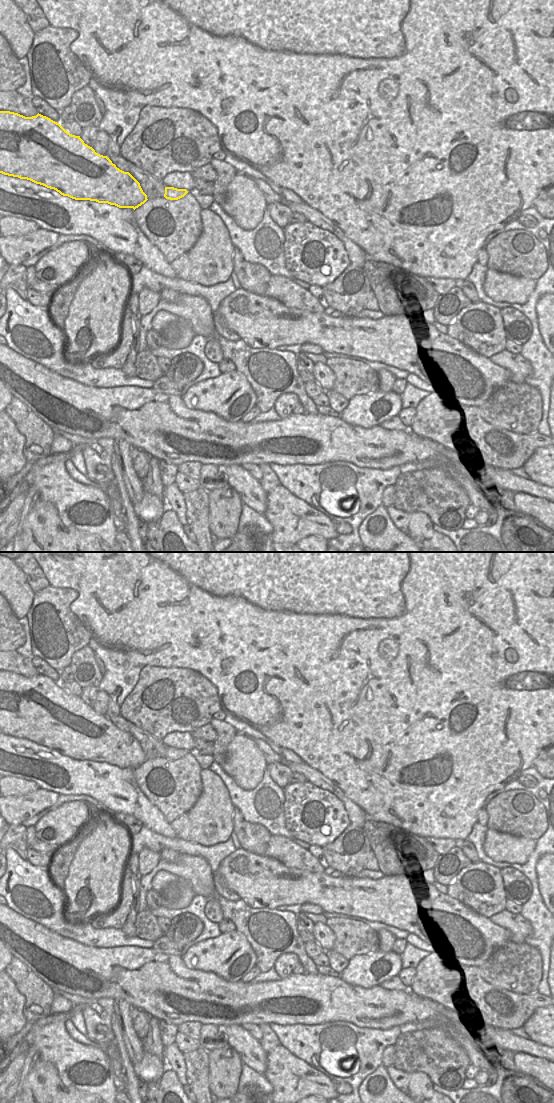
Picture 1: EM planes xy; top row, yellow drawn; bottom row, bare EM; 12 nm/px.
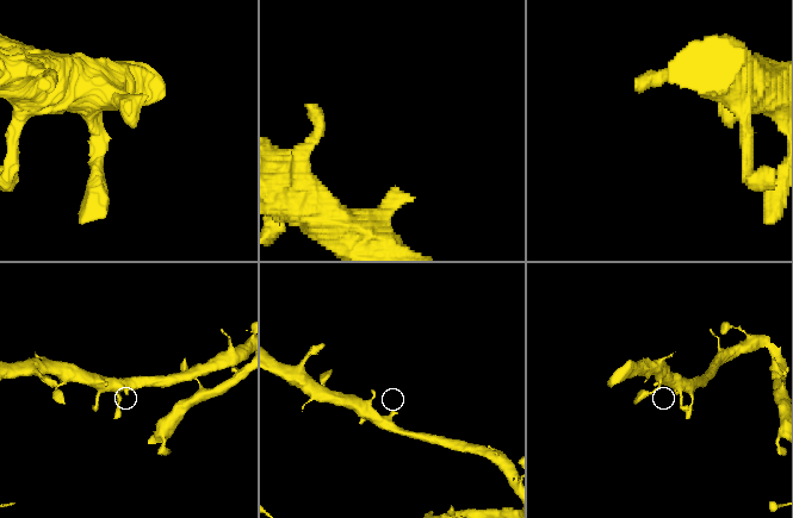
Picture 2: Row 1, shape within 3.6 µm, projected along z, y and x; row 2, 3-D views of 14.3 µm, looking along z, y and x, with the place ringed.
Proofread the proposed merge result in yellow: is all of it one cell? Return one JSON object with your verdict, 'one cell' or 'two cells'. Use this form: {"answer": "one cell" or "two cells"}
{"answer": "one cell"}

